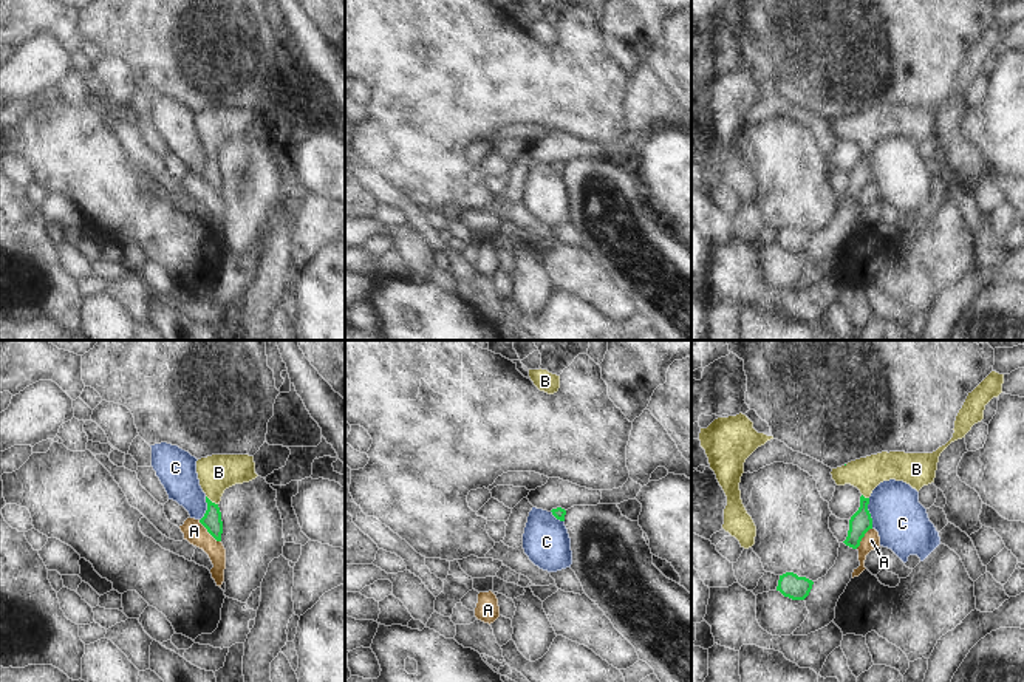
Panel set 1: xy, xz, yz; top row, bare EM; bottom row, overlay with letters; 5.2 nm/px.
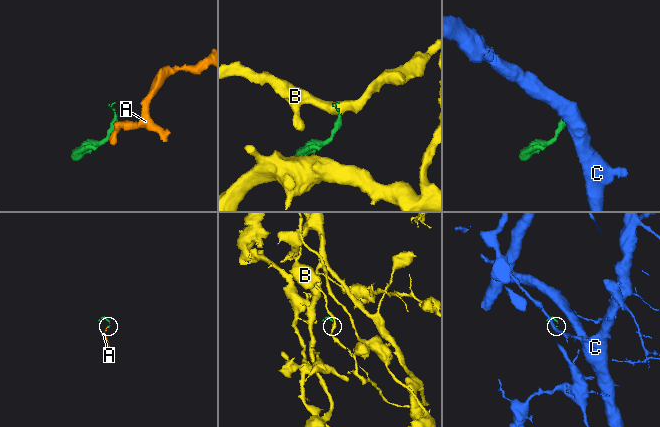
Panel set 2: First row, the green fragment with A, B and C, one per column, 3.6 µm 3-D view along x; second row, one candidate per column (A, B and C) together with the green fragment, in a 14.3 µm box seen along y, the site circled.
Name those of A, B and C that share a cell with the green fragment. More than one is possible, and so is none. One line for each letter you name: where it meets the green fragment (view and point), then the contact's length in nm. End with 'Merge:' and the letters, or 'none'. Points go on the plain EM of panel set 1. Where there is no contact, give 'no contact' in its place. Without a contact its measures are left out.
B: meets green in xy at (211, 155); contact 80 nm long
Merge: B

